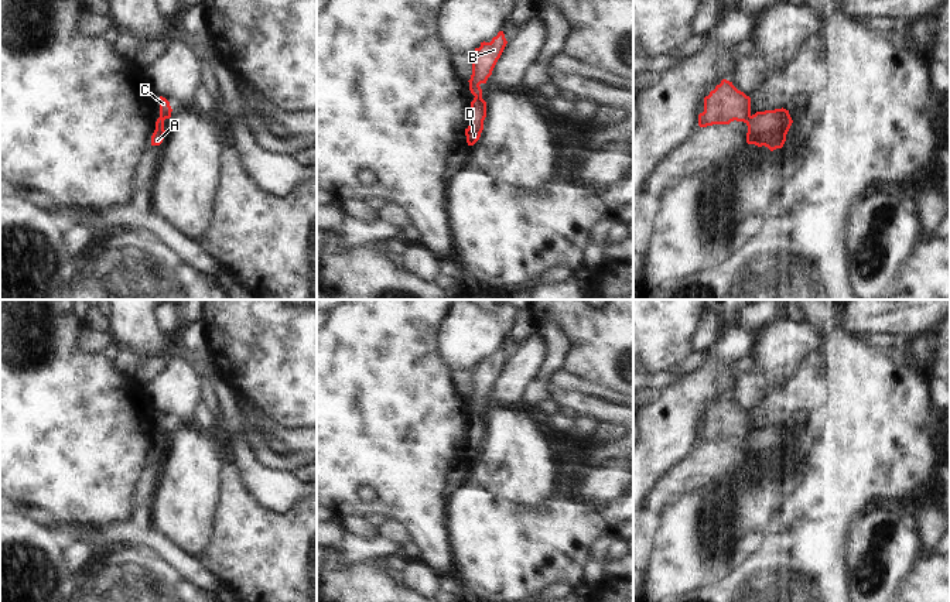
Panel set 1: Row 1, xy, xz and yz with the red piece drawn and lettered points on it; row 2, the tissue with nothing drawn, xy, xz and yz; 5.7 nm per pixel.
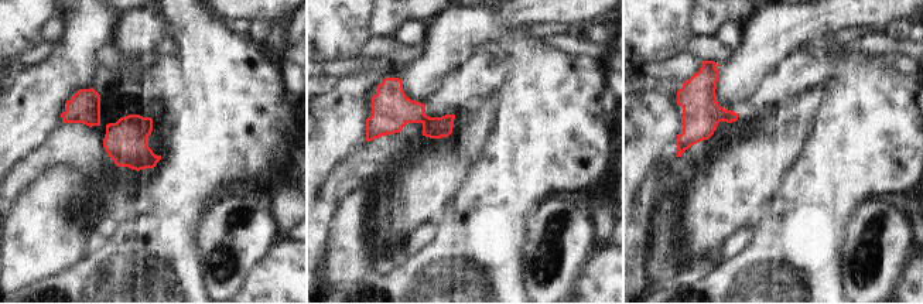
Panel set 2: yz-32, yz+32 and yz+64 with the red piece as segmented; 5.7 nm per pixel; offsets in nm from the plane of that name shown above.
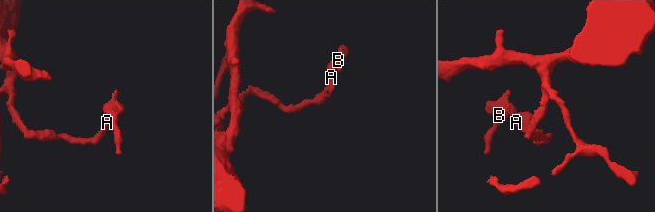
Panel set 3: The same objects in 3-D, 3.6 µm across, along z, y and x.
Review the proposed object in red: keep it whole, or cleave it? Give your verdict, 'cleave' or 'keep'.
cleave

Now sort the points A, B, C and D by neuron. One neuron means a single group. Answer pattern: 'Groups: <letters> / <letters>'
Groups: A D / B C.

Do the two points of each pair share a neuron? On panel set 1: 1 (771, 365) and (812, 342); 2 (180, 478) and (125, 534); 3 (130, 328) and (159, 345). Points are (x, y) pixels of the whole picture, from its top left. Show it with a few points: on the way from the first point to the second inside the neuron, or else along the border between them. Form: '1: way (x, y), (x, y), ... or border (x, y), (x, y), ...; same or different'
1: way (781, 355), (793, 342), (802, 342); same
2: border (146, 523), (173, 544); different
3: way (137, 334), (151, 344); same

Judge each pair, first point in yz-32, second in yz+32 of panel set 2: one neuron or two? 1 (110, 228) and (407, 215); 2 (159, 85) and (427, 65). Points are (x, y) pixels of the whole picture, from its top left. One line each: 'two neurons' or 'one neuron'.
1: two neurons
2: two neurons

